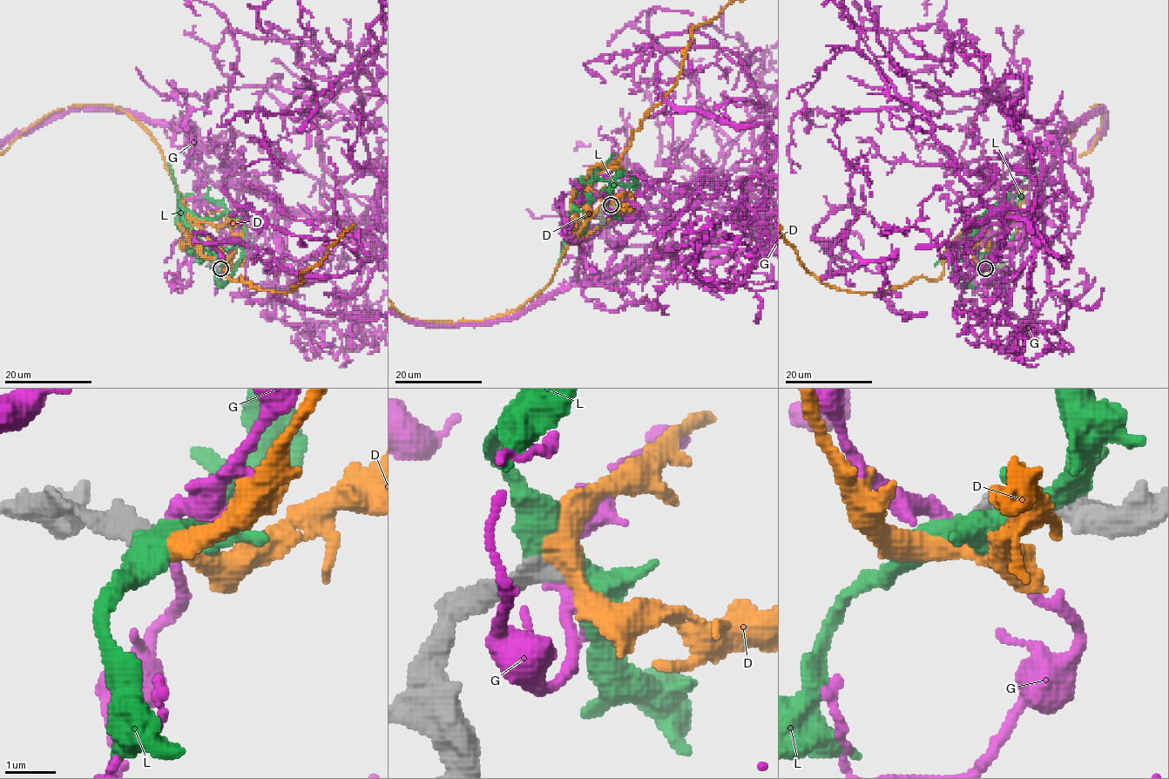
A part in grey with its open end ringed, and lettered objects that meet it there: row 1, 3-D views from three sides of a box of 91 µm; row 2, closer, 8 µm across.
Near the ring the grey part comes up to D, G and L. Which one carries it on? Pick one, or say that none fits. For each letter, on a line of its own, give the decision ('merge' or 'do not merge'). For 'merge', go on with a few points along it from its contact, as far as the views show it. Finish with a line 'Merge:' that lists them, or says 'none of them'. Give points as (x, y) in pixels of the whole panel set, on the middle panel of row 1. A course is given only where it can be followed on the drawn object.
D: merge
G: do not merge
L: do not merge
Merge: D

